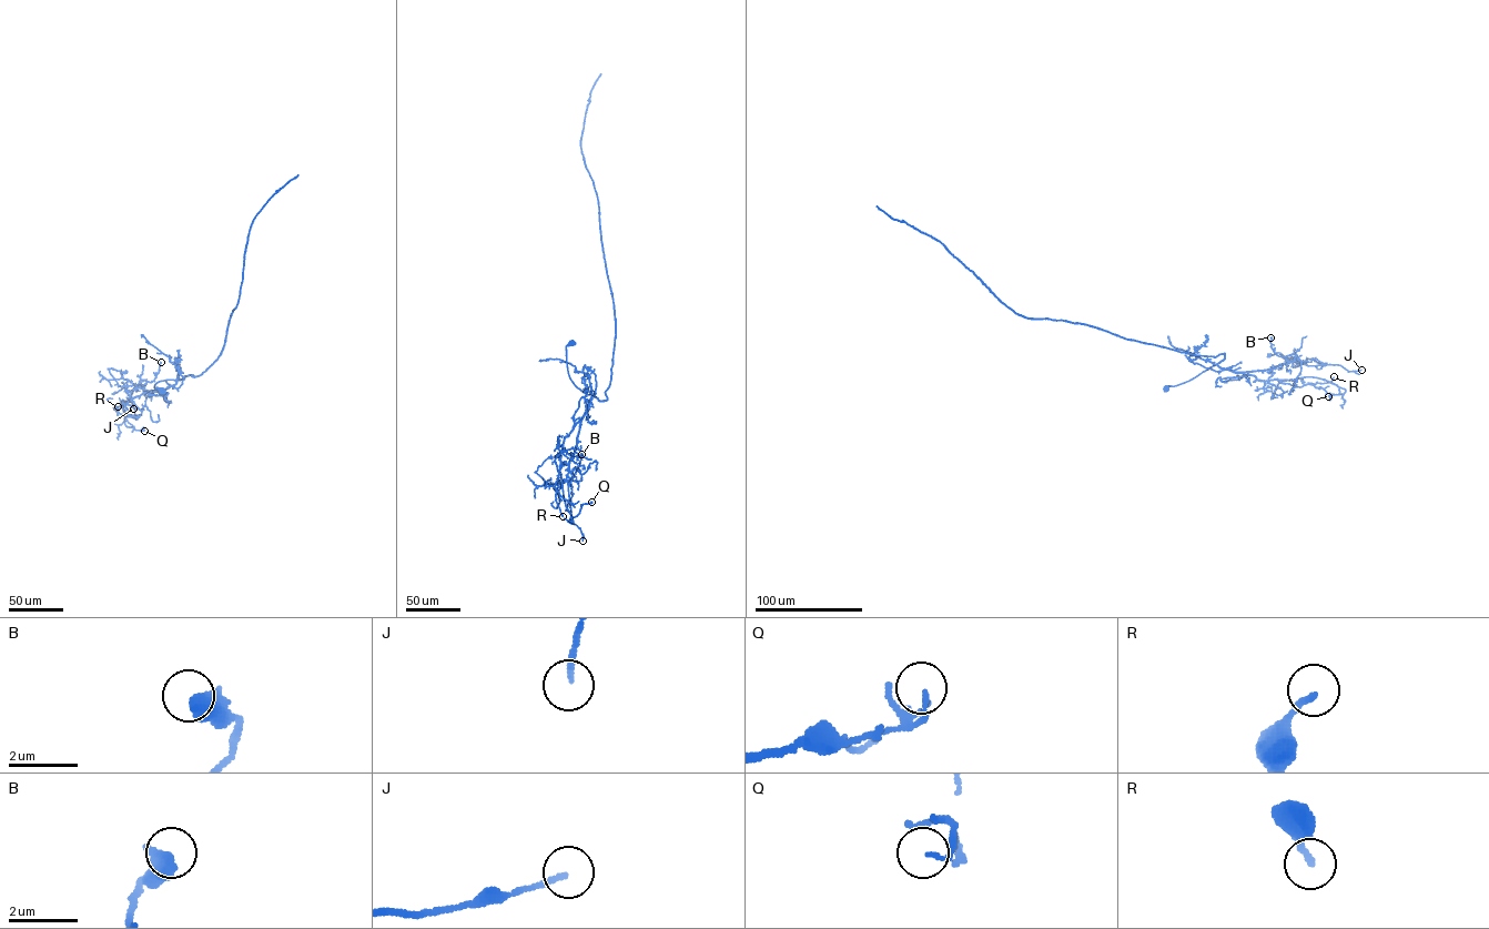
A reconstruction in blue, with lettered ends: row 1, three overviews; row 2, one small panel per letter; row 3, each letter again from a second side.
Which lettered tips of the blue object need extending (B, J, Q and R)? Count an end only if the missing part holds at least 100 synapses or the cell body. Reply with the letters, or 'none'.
none

